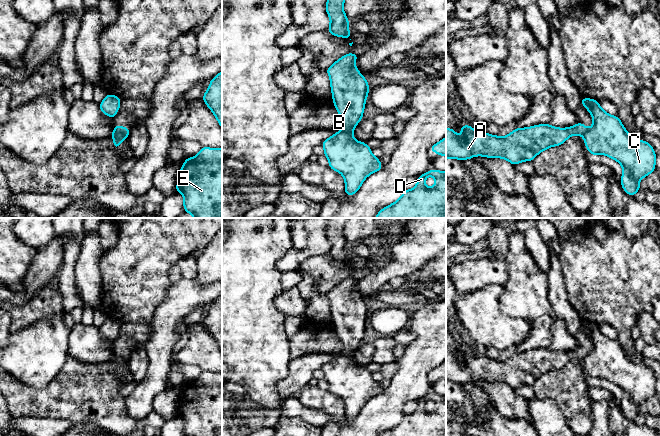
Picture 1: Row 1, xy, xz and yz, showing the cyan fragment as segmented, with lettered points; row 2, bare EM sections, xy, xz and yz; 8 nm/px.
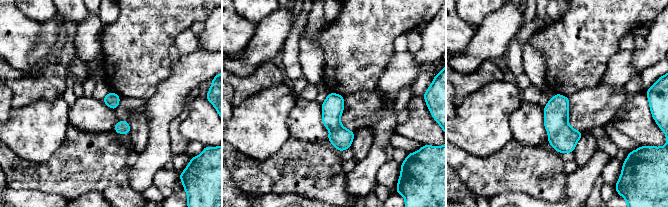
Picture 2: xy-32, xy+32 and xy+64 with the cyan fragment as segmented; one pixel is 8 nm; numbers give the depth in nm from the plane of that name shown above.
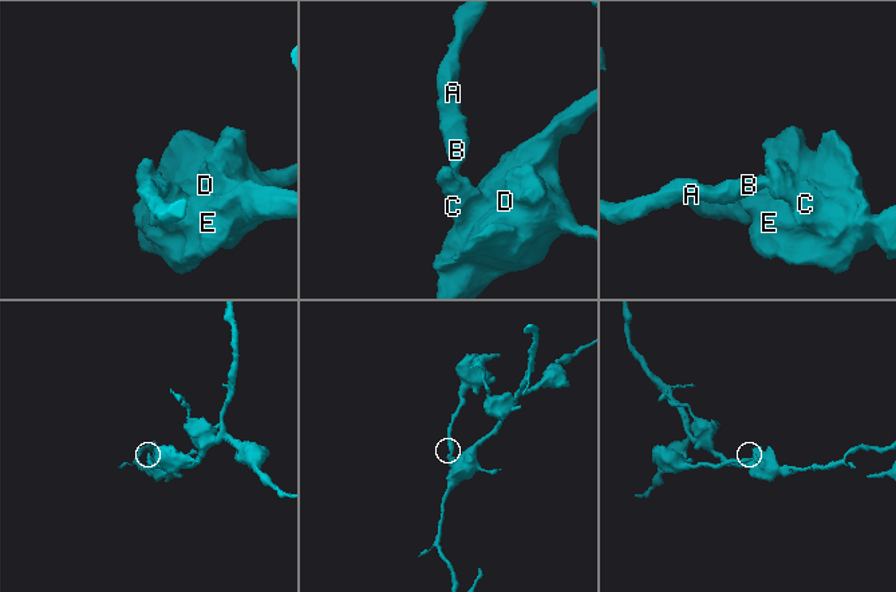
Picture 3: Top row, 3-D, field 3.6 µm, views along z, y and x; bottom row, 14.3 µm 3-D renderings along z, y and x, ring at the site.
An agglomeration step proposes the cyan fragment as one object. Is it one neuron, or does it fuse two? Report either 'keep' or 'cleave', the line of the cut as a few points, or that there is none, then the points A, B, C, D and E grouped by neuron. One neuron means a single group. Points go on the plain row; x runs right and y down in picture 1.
cleave; cut in xy along (114, 353), (127, 360); A B / C D E

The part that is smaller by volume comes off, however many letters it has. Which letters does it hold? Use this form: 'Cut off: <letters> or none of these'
Cut off: A, B

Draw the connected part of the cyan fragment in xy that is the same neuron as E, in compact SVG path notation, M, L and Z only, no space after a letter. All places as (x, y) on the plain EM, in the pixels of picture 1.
M202 371L196 380L185 382L175 416L184 420L184 436L222 436L222 372Z

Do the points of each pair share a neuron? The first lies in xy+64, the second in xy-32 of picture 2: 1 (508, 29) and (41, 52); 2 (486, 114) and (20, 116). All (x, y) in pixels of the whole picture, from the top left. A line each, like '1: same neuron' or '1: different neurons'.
1: same neuron
2: same neuron

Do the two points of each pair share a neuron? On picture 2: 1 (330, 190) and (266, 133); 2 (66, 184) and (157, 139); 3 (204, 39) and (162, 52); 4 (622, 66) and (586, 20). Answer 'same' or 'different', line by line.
1: different
2: different
3: different
4: different

